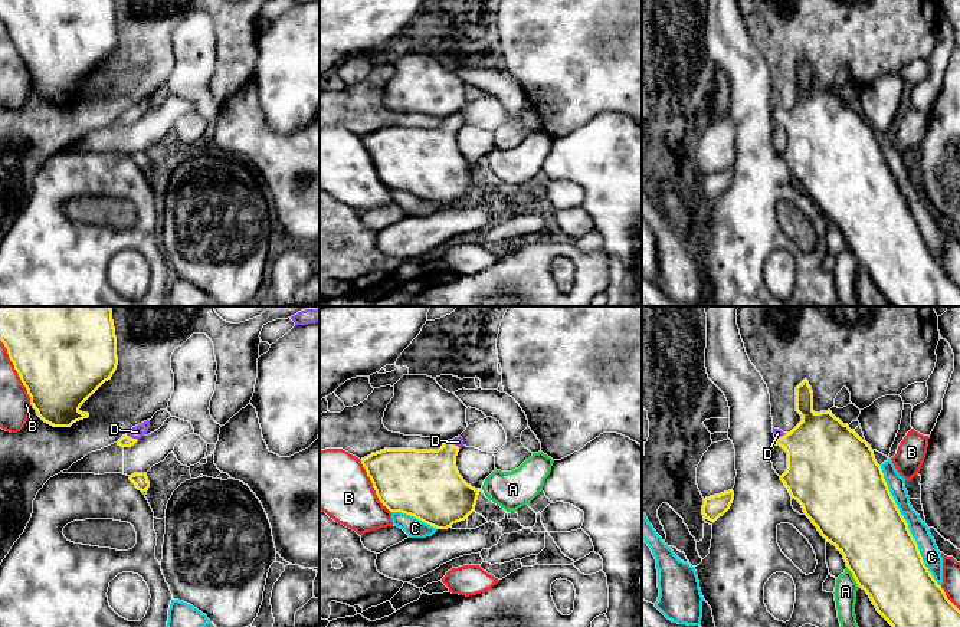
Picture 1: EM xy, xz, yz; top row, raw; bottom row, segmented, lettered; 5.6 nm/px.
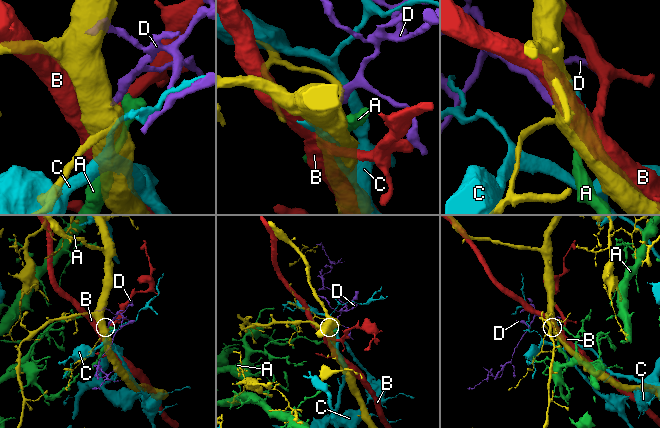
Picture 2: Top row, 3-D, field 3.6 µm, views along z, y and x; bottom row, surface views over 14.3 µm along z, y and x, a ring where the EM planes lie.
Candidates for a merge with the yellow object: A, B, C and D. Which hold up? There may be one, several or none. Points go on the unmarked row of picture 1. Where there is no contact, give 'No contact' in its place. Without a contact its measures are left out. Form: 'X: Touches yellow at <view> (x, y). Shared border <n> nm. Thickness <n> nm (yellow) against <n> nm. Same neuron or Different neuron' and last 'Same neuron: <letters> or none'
A: Touches yellow at yz (854, 255). Shared border 130 nm. Thickness 400 nm (yellow) against 130 nm. Different neuron
B: Touches yellow at xz (373, 164). Shared border 340 nm. Thickness 360 nm (yellow) against 360 nm. Different neuron
C: Touches yellow at yz (907, 204). Shared border 750 nm. Thickness 420 nm (yellow) against 110 nm. Different neuron
D: Touches yellow at xy (131, 115). Shared border 80 nm. Thickness 70 nm (yellow) against 70 nm. Same neuron
Same neuron: D

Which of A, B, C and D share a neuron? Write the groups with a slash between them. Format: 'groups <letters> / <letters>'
groups A / B / C / D

